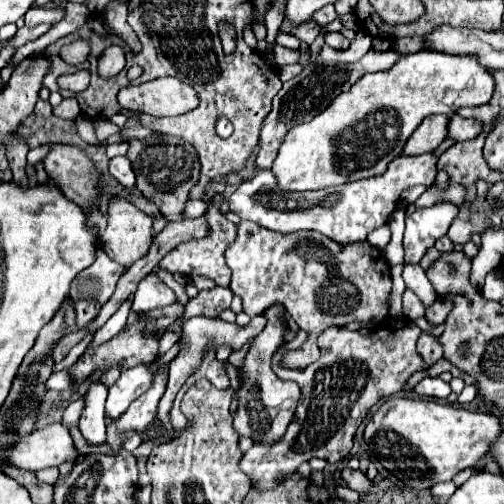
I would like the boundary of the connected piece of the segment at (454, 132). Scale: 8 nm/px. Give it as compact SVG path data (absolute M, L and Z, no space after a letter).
M453 115L449 123L449 133L455 141L475 139L483 131L483 123L479 119L465 119L461 115Z

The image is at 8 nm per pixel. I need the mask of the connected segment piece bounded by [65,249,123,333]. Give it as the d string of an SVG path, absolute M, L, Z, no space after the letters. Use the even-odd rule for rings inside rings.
M97 249L97 259L91 267L83 269L75 279L71 287L71 299L75 305L77 321L73 327L65 327L65 333L75 333L85 327L85 323L93 321L103 307L103 303L109 301L109 297L115 291L115 285L119 277L123 275L123 267L119 263L113 263L101 249Z

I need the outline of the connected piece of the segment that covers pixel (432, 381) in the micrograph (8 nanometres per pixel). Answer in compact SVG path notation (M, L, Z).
M425 377L421 379L415 389L413 389L417 395L423 395L423 397L437 397L437 399L447 399L447 395L451 393L451 387L449 383L441 381L441 379L435 379L435 377Z

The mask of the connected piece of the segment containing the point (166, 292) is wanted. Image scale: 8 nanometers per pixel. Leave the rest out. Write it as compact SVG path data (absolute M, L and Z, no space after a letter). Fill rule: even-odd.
M149 273L137 285L137 291L133 295L133 311L145 313L151 309L167 307L169 303L175 301L177 301L175 293L157 277L157 273Z

